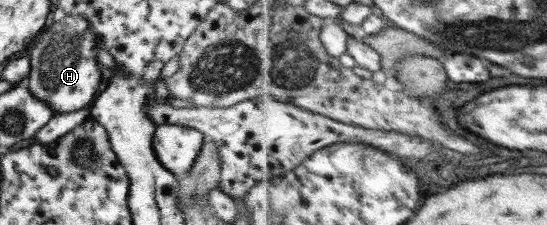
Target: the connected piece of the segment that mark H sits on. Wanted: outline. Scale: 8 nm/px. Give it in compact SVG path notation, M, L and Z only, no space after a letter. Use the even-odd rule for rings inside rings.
M63 16L37 36L35 46L26 51L31 67L25 78L29 92L55 113L70 113L89 107L97 95L101 73L95 62L93 46L98 42L81 16Z

